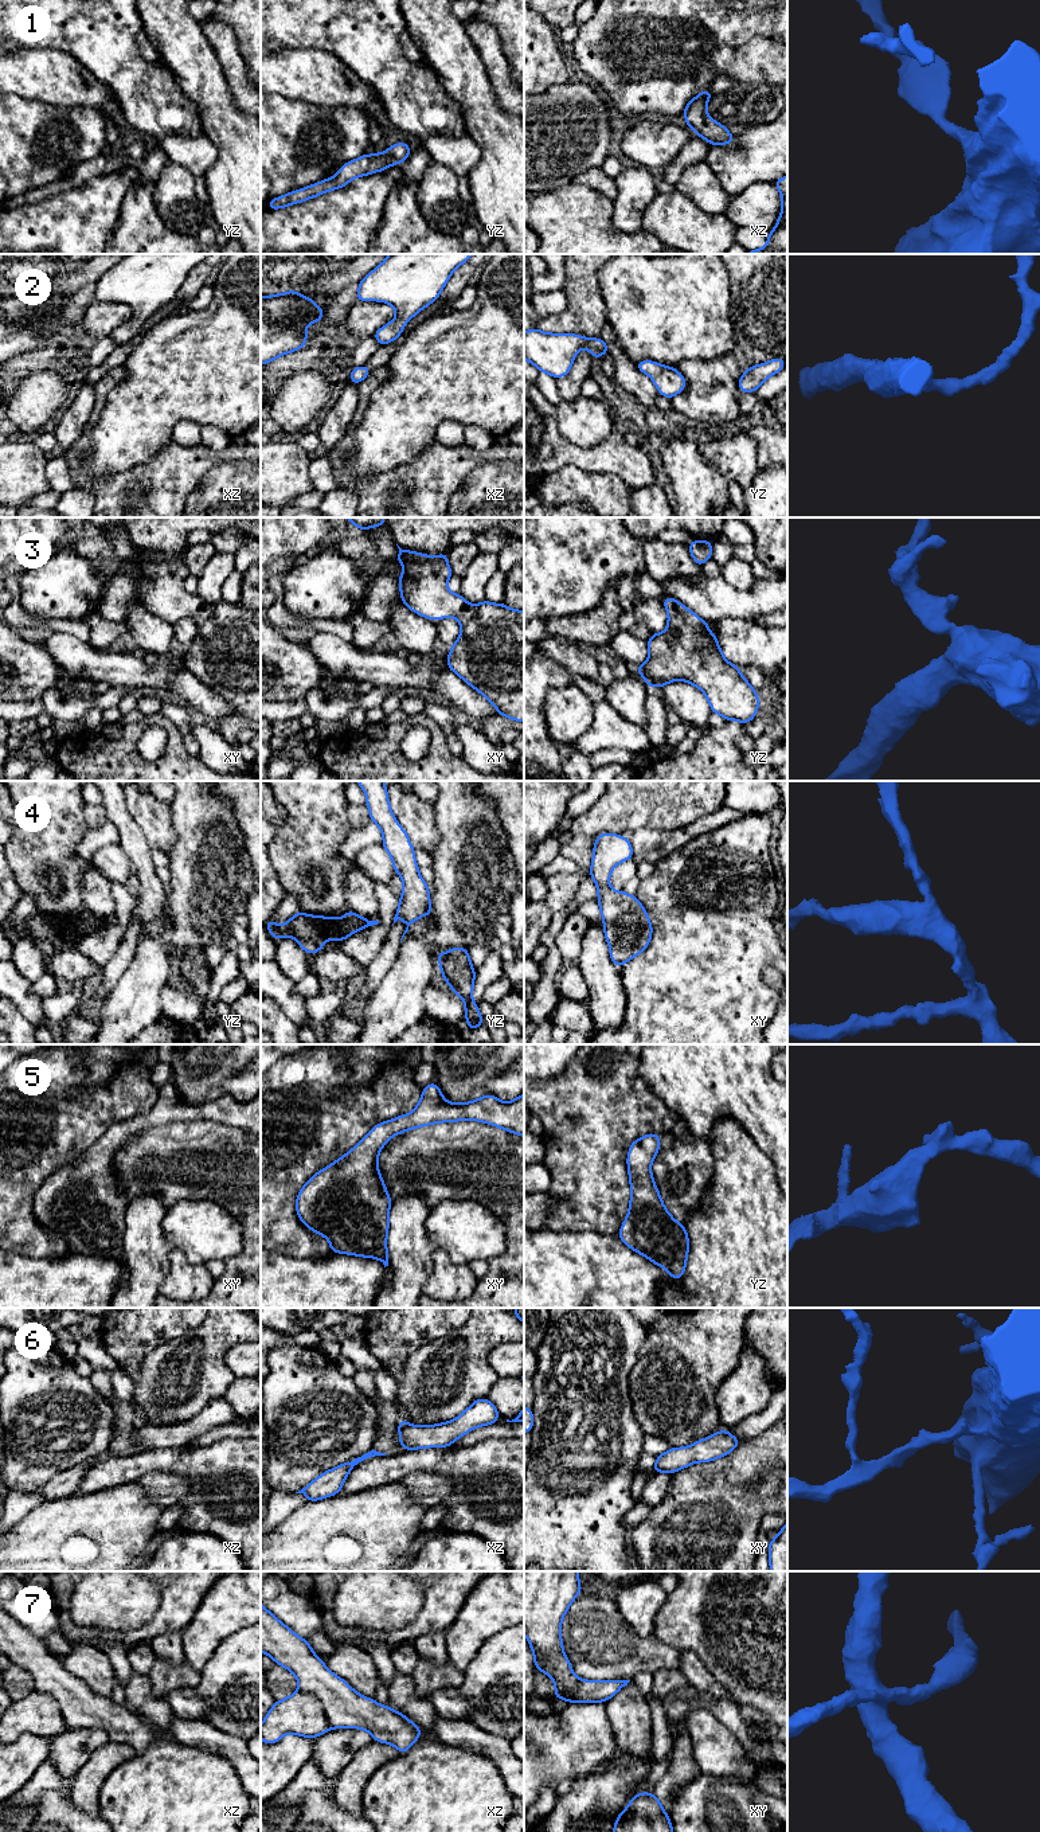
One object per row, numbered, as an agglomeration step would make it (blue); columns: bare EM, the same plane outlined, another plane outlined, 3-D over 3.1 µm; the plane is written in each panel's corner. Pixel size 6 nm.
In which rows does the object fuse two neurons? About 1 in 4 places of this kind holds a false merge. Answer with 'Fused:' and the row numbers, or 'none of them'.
Fused: none of them

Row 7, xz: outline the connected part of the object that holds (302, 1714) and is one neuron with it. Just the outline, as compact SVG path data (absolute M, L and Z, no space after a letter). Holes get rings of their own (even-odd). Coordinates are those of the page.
M261 1604L261 1652L278 1665L289 1669L298 1680L298 1691L277 1700L261 1724L262 1743L271 1745L286 1734L316 1738L331 1729L363 1729L374 1741L390 1743L400 1754L406 1753L421 1737L422 1730L403 1714L378 1704L374 1699L357 1694L345 1680L327 1668L312 1651L309 1641L297 1636Z

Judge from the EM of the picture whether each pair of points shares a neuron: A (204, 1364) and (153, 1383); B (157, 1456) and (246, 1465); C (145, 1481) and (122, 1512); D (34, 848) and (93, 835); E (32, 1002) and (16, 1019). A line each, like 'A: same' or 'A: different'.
A: same
B: same
C: different
D: different
E: different

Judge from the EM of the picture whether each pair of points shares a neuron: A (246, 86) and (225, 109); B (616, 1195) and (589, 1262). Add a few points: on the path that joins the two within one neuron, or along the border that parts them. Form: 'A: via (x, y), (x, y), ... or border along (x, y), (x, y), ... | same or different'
A: border along (222, 70), (234, 104), (246, 113) | different
B: border along (569, 1230), (598, 1231), (617, 1237) | different

